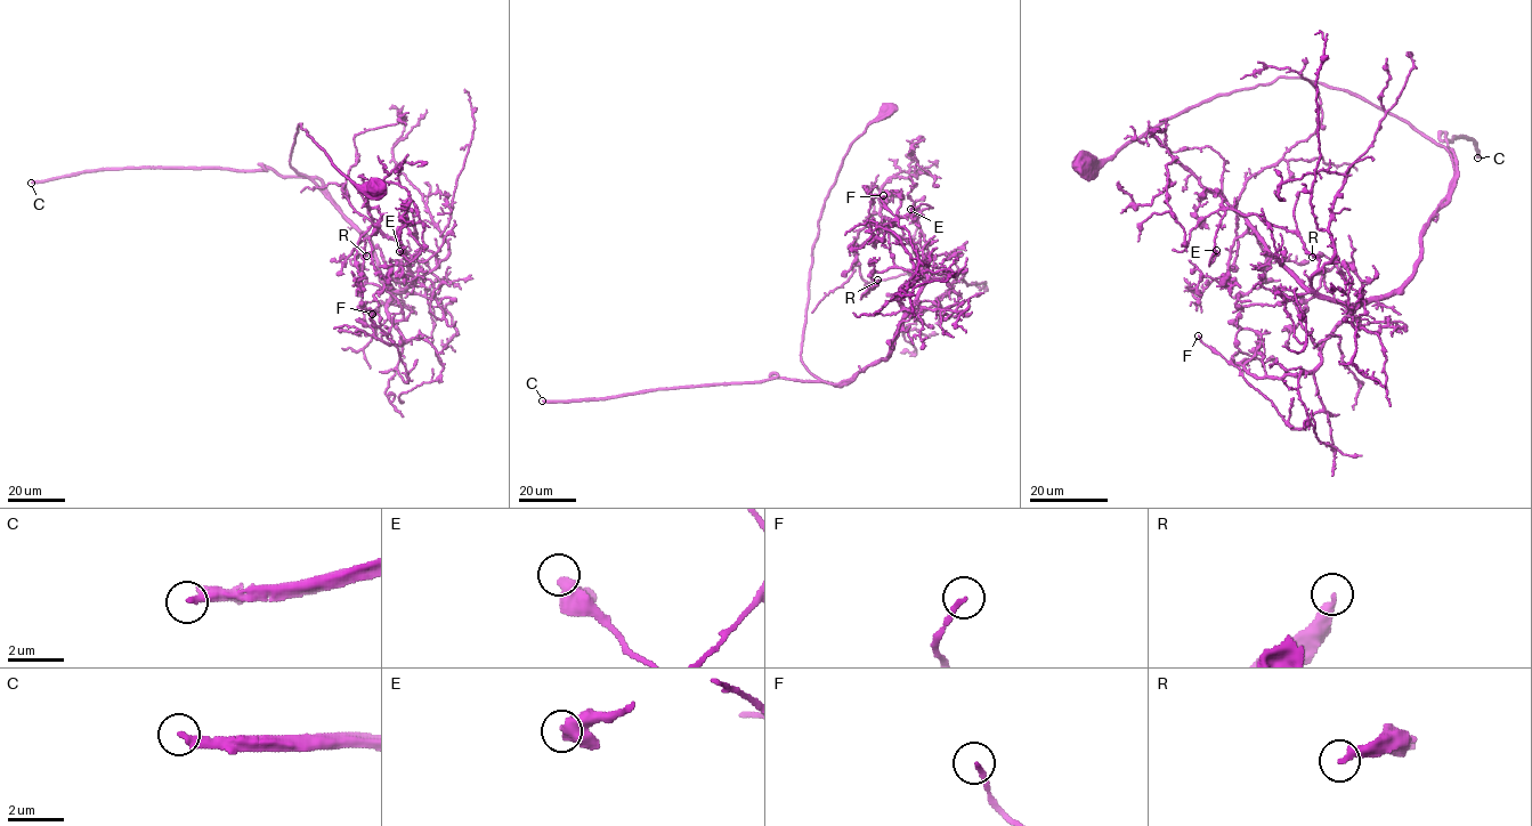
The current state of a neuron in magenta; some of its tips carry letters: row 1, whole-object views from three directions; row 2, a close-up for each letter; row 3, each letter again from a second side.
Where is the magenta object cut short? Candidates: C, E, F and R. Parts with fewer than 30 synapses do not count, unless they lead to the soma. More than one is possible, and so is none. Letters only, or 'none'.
C

